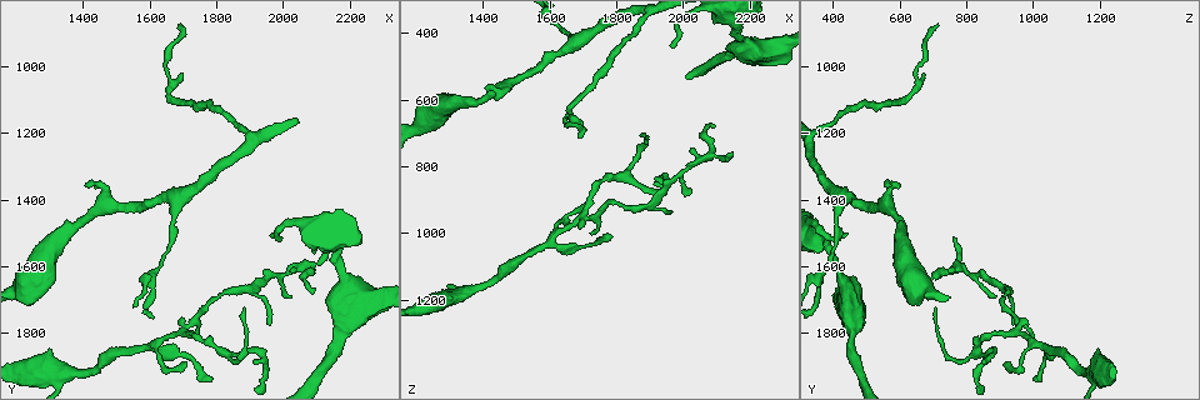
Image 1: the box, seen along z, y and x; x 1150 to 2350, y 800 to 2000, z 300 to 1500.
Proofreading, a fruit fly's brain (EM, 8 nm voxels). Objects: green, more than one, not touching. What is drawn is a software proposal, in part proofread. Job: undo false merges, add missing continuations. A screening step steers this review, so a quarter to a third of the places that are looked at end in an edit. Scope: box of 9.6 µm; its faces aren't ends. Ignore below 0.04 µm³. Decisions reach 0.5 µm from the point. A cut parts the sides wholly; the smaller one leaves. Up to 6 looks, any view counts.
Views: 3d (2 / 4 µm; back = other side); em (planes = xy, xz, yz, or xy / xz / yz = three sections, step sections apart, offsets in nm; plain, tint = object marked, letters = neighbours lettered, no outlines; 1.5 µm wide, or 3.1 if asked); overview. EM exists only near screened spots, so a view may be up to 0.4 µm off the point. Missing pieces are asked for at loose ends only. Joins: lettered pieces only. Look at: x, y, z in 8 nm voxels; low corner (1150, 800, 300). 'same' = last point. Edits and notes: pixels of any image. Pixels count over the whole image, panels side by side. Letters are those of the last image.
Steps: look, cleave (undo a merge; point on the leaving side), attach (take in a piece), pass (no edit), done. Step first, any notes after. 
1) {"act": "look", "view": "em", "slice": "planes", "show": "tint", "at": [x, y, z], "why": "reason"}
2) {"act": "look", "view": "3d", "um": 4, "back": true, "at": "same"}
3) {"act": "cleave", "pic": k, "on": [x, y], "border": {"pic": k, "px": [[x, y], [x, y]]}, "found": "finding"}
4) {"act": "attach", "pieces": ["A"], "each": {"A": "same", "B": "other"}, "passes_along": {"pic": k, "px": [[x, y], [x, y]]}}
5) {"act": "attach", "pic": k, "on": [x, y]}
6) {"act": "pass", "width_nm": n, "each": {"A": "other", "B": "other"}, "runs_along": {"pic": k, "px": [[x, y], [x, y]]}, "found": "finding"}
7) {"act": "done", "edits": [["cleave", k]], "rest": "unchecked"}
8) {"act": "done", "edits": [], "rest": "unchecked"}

{"act": "look", "view": "em", "slice": "planes", "show": "letters", "at": [1690, 1800, 950], "why": "three-way junction"}

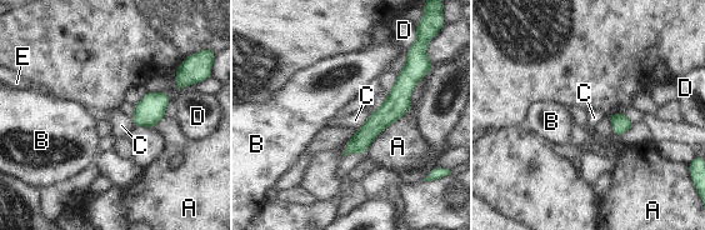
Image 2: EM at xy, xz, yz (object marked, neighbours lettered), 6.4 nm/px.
{"act": "pass", "each": {"A": "other", "B": "other", "C": "other", "D": "other", "E": "other"}, "runs_along": {"pic": 2, "px": [[420, 53], [399, 100], [348, 150]]}, "found": "all the same cell"}

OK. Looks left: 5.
{"act": "look", "view": "3d", "um": 4, "at": [1960, 1510, 440]}

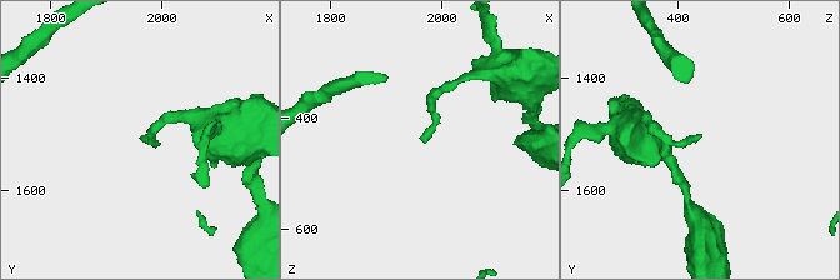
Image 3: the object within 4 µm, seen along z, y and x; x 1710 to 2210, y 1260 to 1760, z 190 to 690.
{"act": "look", "view": "em", "slice": "planes", "show": "letters", "at": [1960, 1510, 445]}

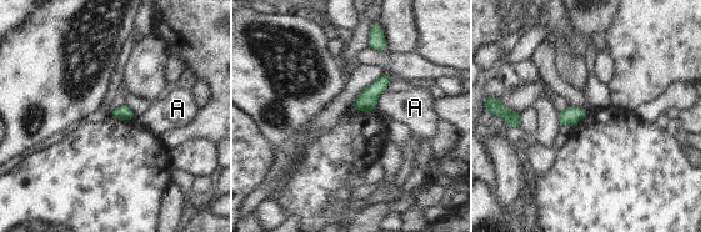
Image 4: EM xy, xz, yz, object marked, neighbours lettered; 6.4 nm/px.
{"act": "pass", "longest_contact_nm": ["A", 140], "each": {"A": "other"}, "found": "no lettered piece goes on from it"}

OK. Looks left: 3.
{"act": "look", "view": "em", "slice": "planes", "show": "plain", "at": [2150, 1510, 770], "why": "thin end"}

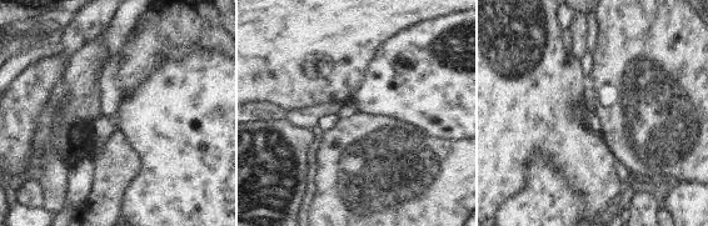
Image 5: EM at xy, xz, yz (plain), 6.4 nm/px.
{"act": "look", "view": "em", "slice": "planes", "show": "letters", "at": "same"}

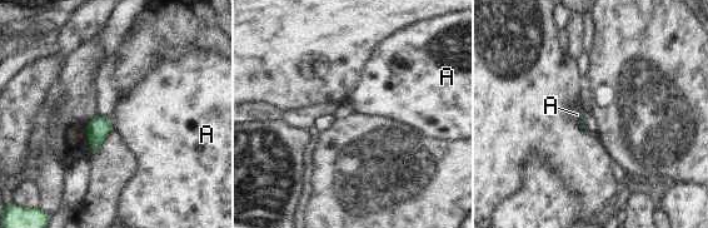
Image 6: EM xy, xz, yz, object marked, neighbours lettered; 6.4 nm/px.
{"act": "pass", "longest_contact_nm": ["A", 80], "each": {"A": "other"}, "border": {"pic": 6, "px": [[109, 118], [114, 128]]}, "found": "no lettered piece goes on from it"}

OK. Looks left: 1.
{"act": "done", "edits": [], "rest": "unchecked"}

